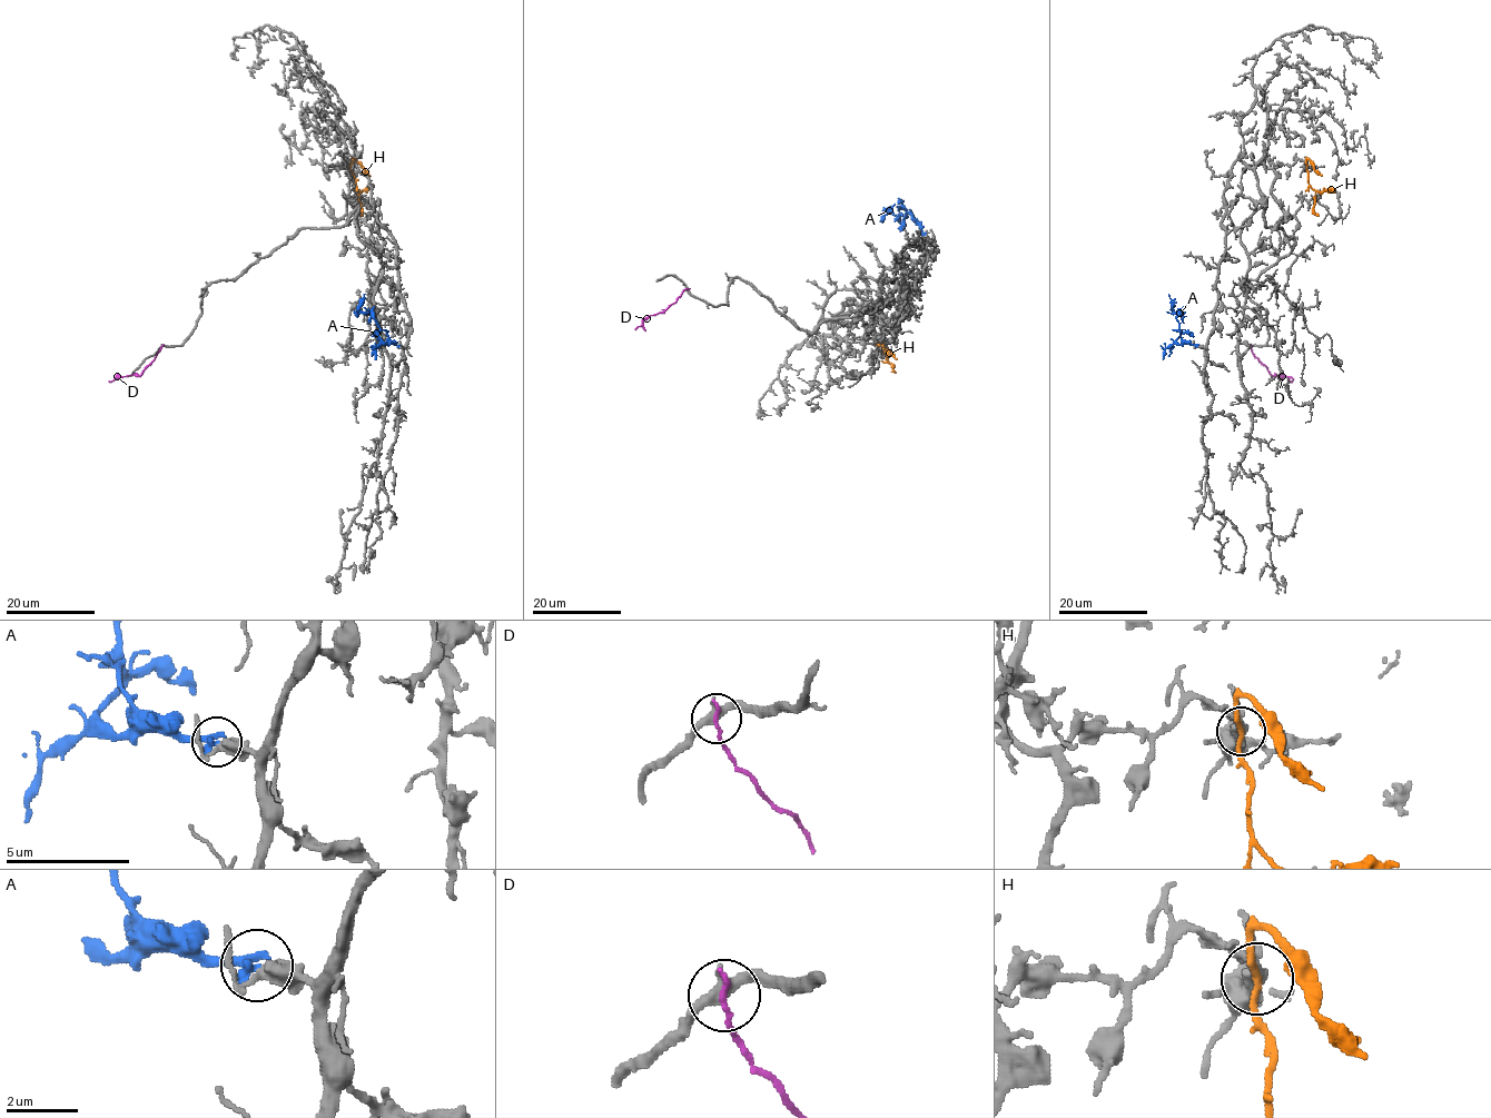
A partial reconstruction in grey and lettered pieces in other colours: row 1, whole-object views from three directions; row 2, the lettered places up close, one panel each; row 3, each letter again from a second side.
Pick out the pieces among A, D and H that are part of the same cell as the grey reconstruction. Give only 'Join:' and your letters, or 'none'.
Join: none

